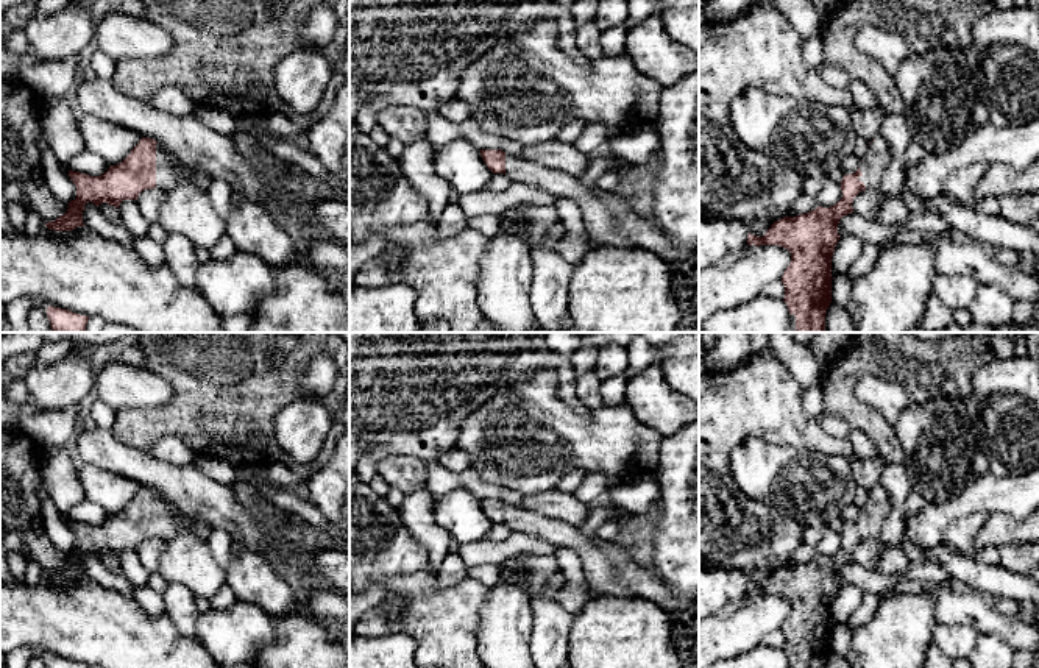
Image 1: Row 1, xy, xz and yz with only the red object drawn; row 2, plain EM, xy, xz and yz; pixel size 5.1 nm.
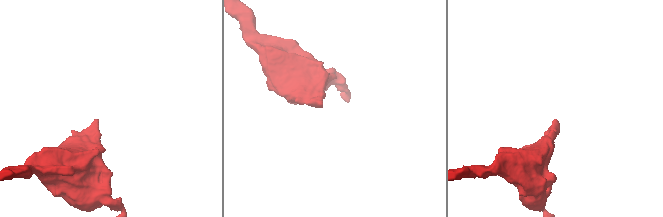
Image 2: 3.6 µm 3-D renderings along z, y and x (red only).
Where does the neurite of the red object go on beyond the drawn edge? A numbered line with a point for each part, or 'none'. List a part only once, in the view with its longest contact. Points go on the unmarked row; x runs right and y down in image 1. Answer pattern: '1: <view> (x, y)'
1: xy (170, 522)

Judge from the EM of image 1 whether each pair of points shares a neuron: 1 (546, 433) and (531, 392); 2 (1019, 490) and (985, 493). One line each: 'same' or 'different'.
1: same
2: same

